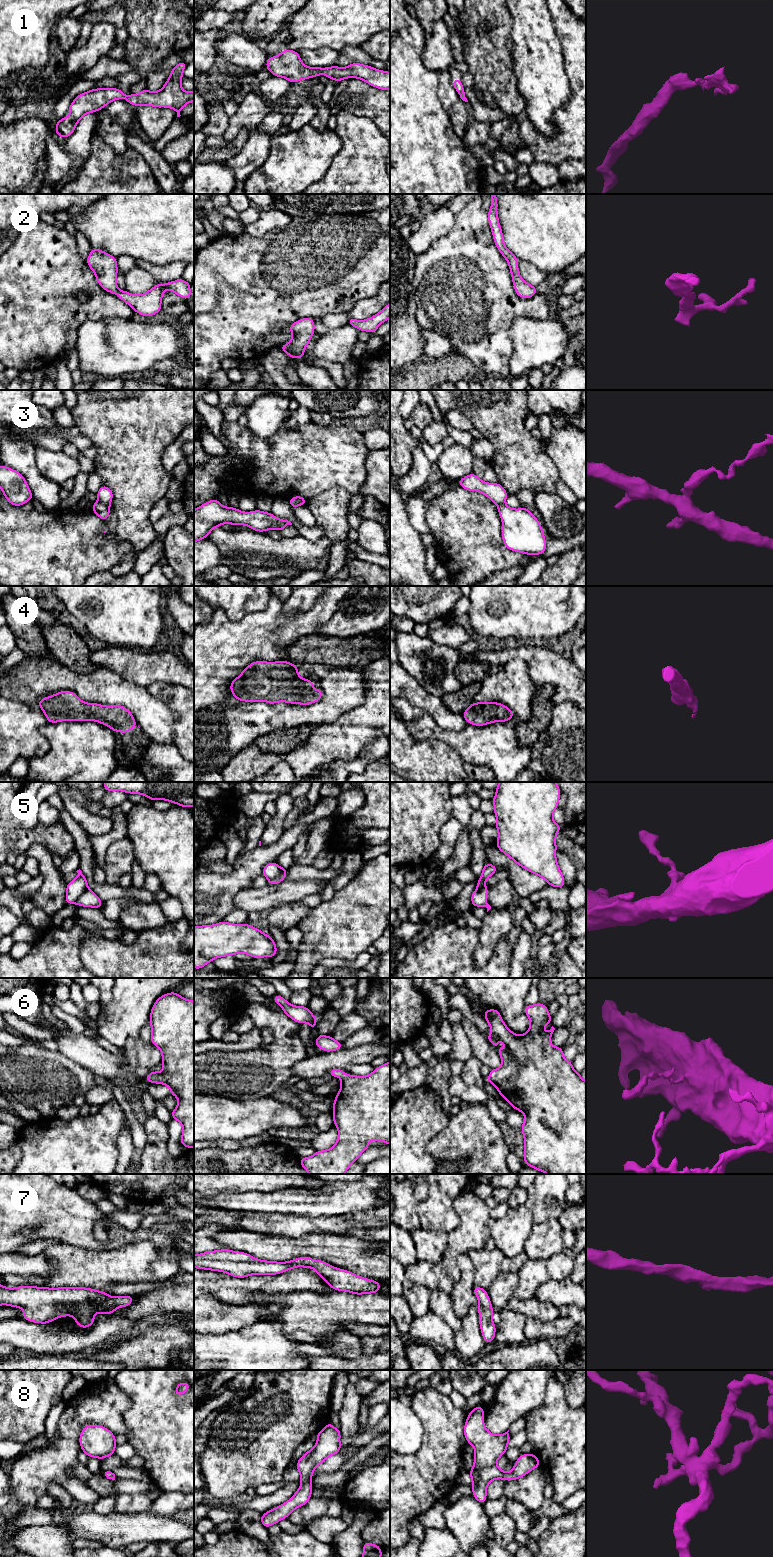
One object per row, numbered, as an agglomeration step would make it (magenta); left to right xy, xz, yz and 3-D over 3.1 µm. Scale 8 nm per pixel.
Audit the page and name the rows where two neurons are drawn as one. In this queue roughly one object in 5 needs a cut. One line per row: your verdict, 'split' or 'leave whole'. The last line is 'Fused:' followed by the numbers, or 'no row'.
1: leave whole
2: leave whole
3: split
4: leave whole
5: split
6: leave whole
7: leave whole
8: leave whole
Fused: 3, 5

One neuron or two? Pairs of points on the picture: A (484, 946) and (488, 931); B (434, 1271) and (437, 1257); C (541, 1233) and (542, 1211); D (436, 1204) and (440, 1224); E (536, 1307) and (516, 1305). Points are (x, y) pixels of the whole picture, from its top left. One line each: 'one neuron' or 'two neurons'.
A: one neuron
B: two neurons
C: two neurons
D: one neuron
E: one neuron

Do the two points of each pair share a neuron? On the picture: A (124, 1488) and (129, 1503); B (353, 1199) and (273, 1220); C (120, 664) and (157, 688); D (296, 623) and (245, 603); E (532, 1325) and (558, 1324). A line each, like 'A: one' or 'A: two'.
A: two
B: two
C: two
D: two
E: one

